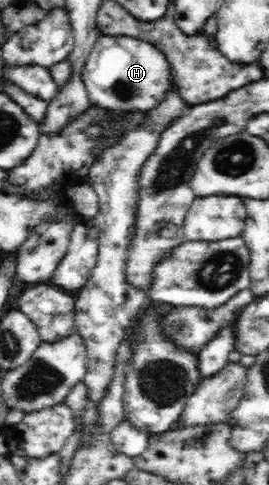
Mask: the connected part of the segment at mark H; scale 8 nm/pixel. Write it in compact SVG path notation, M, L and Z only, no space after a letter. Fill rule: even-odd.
M100 33L82 68L89 100L113 112L149 111L165 100L171 88L171 65L151 41Z

